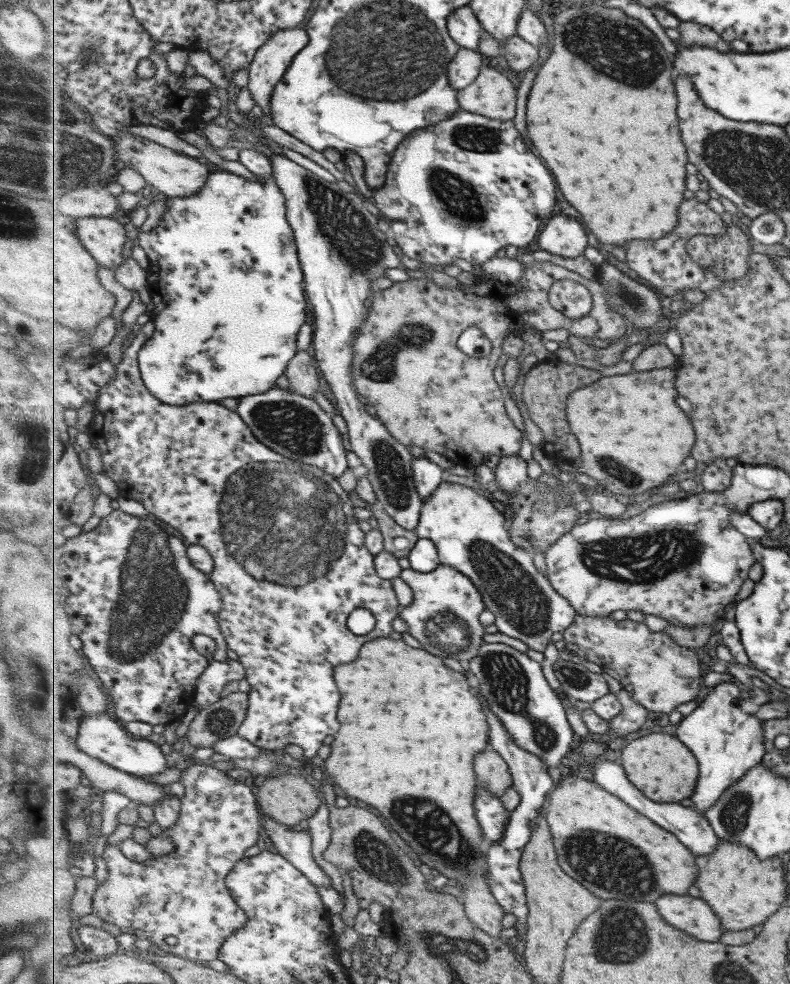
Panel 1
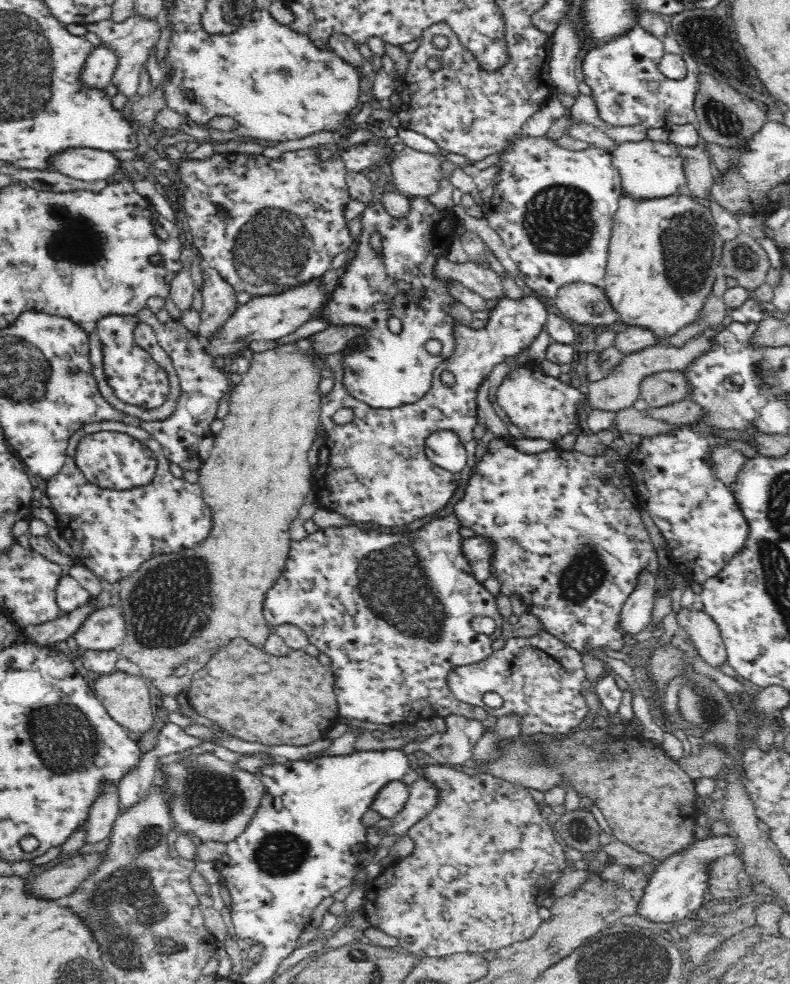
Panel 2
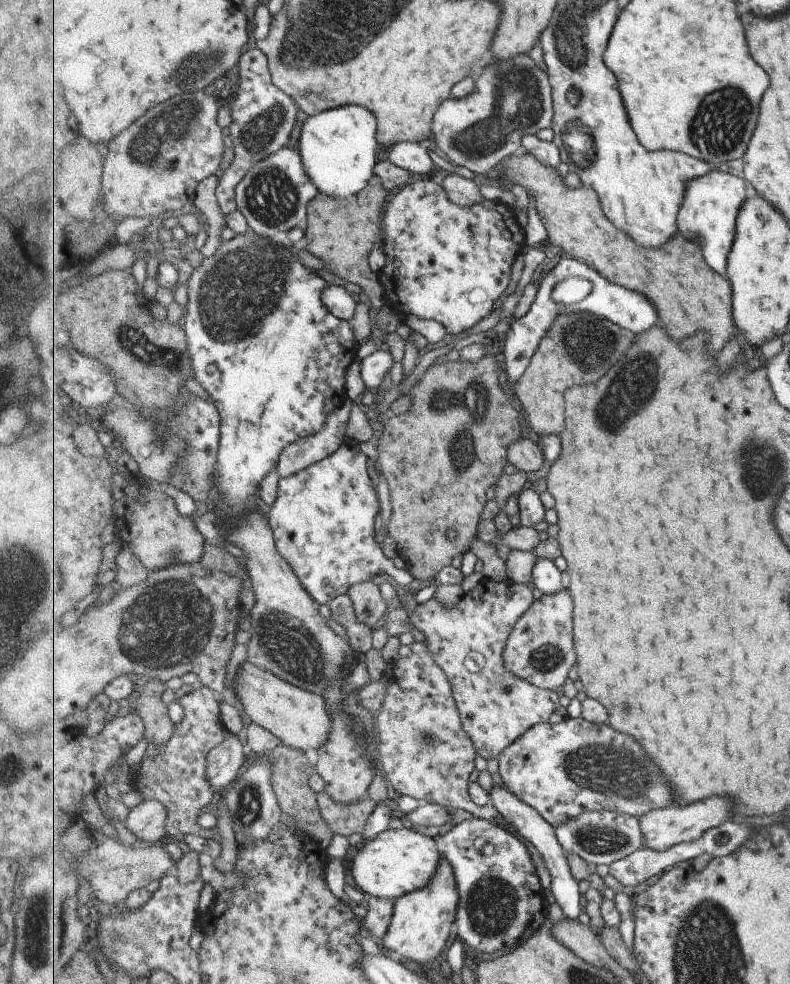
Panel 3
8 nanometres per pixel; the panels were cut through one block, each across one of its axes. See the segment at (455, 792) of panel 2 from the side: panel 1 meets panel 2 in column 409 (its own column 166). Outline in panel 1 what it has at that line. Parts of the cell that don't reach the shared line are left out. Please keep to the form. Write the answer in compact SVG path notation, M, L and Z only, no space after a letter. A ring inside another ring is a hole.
M185 764L179 780L185 790L181 816L173 828L162 828L165 836L173 841L175 850L165 856L155 856L147 862L129 860L119 845L106 844L103 858L106 861L108 876L95 891L93 906L95 916L103 922L117 927L130 926L140 929L151 941L152 948L201 963L218 959L223 944L237 930L249 922L249 914L235 900L227 888L226 880L239 861L245 857L245 850L255 846L261 838L261 817L255 792L241 779L227 776L221 770L204 764Z

